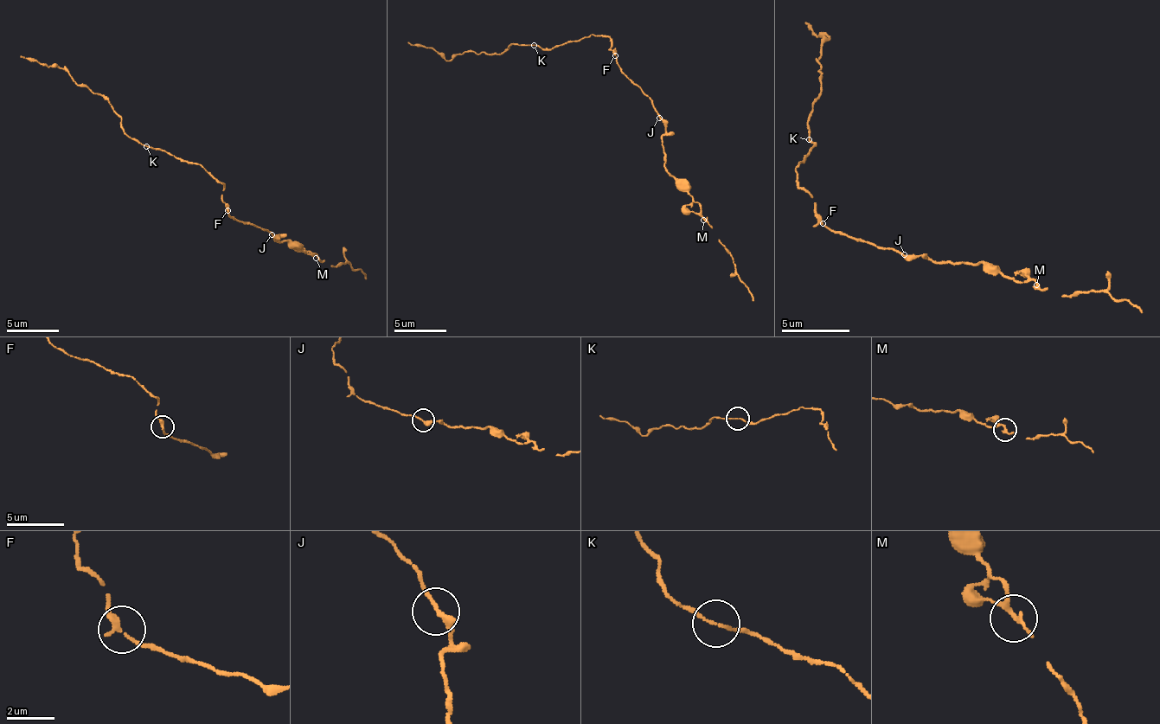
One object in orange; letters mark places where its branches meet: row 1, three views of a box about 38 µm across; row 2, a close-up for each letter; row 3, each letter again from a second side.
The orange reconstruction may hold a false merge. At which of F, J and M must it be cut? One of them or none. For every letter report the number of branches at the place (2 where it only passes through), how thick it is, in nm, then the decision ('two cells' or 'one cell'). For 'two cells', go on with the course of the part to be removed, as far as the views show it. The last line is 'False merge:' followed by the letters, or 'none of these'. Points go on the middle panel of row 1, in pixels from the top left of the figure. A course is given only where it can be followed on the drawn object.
F: 2 branches meet; 240 nm thick; one cell
J: 2 branches meet; 240 nm thick; one cell
M: 2 branches meet; 190 nm thick; one cell
False merge: none of these

